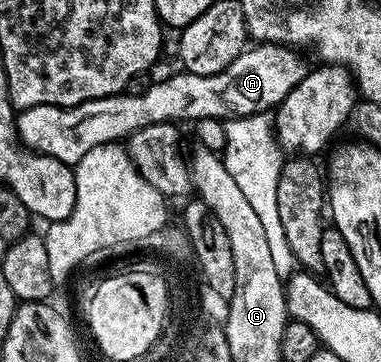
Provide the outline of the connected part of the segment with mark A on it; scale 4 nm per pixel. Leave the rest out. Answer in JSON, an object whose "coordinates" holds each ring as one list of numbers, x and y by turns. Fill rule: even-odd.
{"coordinates":[[262,42,260,44,250,45,248,48,241,51,239,56,235,56,235,60,231,60,231,64,227,64,225,70,220,70,214,74,191,74,188,72,180,72,181,74,173,74,170,78,154,81,153,85,148,88,147,92,143,92,139,96,127,95,124,92,120,94,112,94,111,96,103,96,102,98,96,98,95,100,87,100,86,102,80,102,74,106,52,106,51,104,39,104,35,108,27,108,20,111,16,115,17,120,17,136,22,146,27,150,33,151,34,154,46,154,51,156,55,160,59,160,63,164,67,164,71,167,76,167,79,160,83,160,83,156,87,156,87,152,91,152,91,148,99,148,100,146,107,145,108,142,120,143,122,140,128,139,129,135,134,134,136,130,142,130,147,128,151,124,159,124,160,122,171,122,174,124,180,123,180,118,190,118,190,120,196,120,198,118,219,118,222,120,228,120,230,118,246,118,252,114,264,114,272,111,274,108,281,105,281,101,290,94,295,87,297,87,307,75,311,69,310,63,307,64,300,58,298,51,293,48,282,48,276,42]]}

